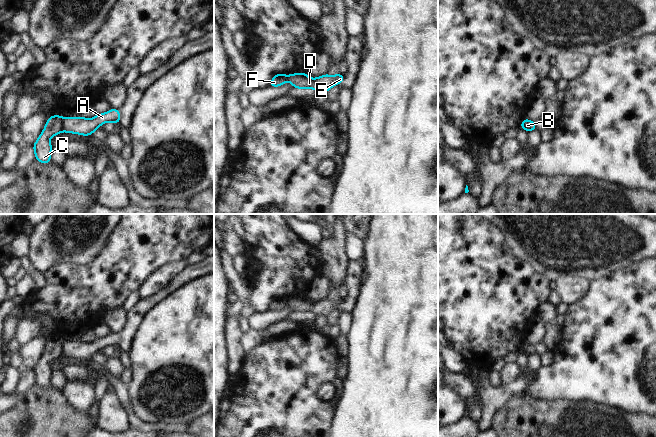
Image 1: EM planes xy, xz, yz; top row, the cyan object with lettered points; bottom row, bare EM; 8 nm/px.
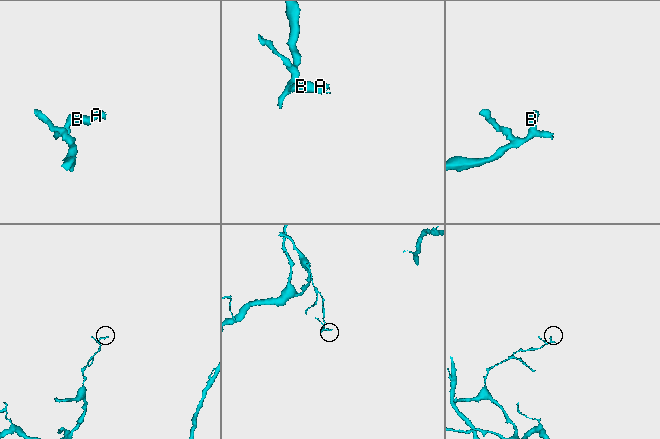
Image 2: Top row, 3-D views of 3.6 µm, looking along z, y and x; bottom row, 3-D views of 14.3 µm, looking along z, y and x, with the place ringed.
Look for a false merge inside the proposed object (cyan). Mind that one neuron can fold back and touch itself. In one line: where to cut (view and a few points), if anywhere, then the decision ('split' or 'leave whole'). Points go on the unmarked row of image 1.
cut xy (64, 343), (62, 354); split

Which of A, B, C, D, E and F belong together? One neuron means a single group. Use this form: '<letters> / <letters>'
A B D E / C F

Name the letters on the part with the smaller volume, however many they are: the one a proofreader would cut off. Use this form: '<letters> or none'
A, B, D, E

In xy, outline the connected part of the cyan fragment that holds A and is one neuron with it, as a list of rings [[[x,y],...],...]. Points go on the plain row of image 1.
[[[111,332],[107,337],[96,339],[95,342],[86,343],[83,341],[66,341],[64,343],[63,355],[69,357],[80,358],[84,360],[92,359],[92,357],[105,346],[114,346],[120,348],[120,335]]]

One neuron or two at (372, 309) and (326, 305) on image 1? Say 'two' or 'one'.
two

